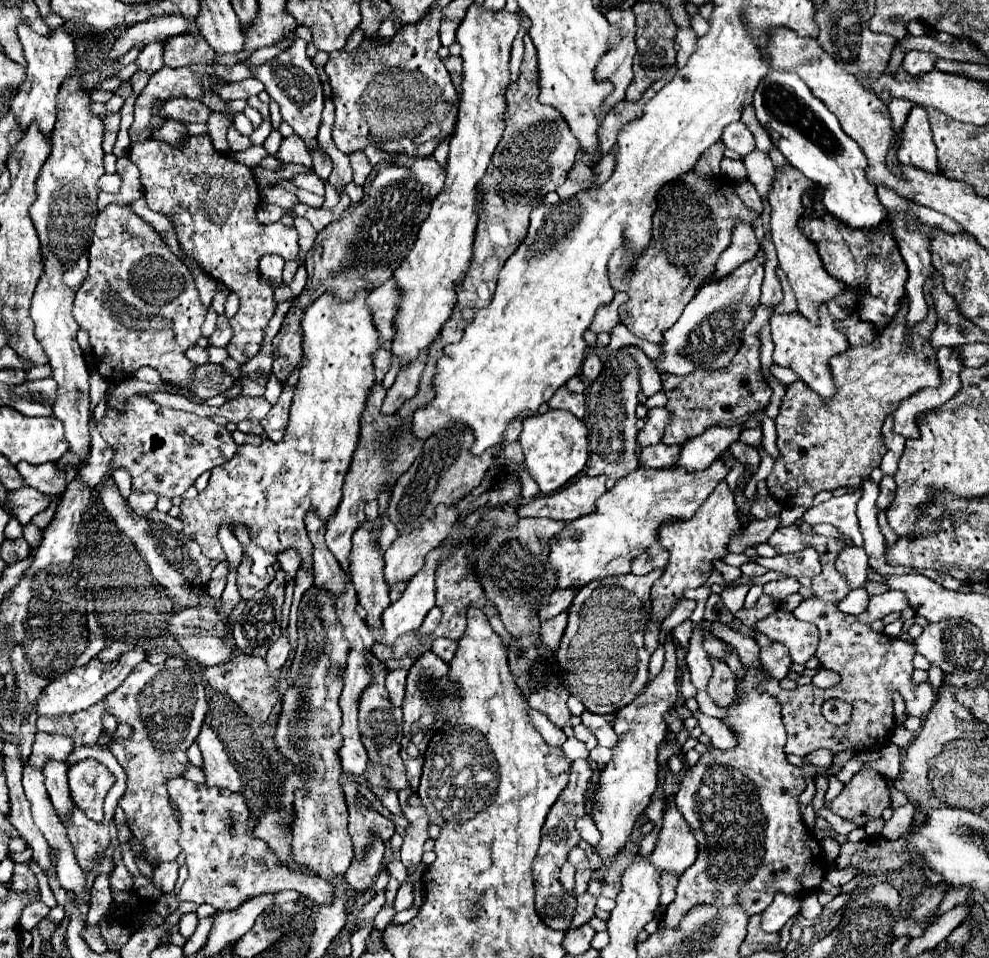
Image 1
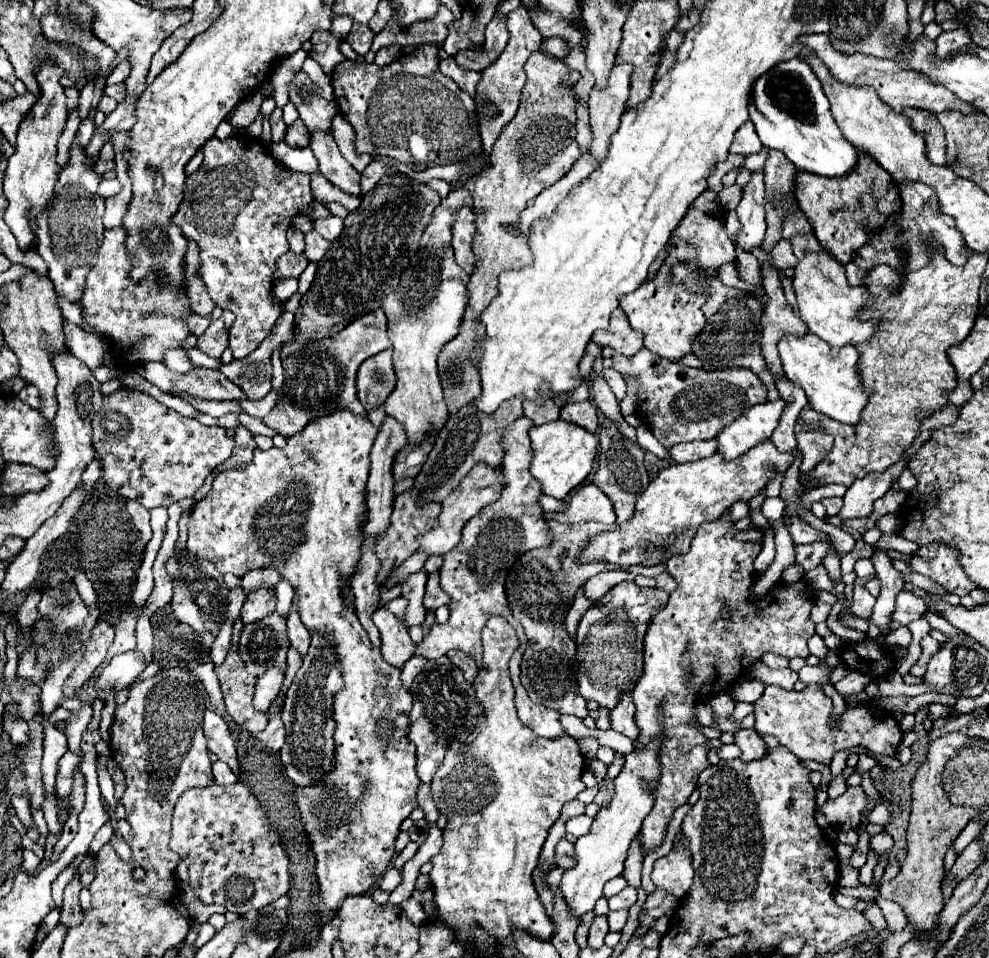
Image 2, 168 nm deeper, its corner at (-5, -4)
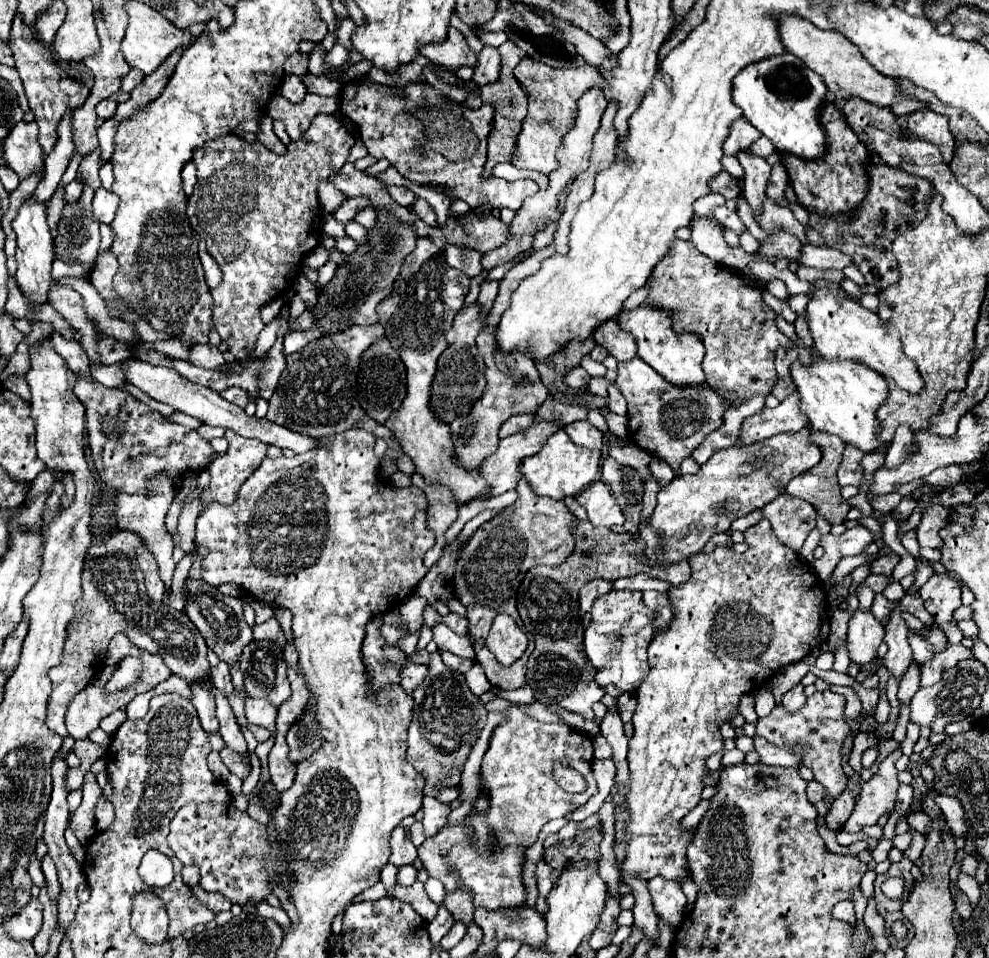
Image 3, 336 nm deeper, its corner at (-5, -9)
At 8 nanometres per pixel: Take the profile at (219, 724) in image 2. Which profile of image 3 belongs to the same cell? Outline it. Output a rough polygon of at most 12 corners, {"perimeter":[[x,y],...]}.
{"perimeter":[[192,686],[192,704],[206,732],[218,732],[214,694]]}

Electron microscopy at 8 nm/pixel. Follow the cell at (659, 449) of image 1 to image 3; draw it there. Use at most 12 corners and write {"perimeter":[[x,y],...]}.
{"perimeter":[[674,240],[648,308],[702,338],[728,406],[692,452],[704,464],[764,408],[792,342],[760,286]]}

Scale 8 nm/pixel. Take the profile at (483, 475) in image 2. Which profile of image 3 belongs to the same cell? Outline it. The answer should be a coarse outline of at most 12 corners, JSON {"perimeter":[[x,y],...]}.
{"perimeter":[[534,420],[500,440],[480,472],[496,480],[490,494],[514,490],[518,464],[534,456],[564,424]]}

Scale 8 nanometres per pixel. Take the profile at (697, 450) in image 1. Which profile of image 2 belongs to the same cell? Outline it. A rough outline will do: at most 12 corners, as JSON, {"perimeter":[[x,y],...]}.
{"perimeter":[[786,403],[746,409],[722,433],[716,451],[730,461],[770,439]]}

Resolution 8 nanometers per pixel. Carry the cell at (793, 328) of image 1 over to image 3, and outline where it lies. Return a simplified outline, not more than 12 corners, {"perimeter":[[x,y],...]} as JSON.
{"perimeter":[[850,360],[792,366],[812,430],[868,454],[888,384]]}

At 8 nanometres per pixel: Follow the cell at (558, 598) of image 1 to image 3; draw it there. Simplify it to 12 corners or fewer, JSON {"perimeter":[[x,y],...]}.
{"perimeter":[[648,574],[616,580],[616,590],[658,590],[670,584]]}

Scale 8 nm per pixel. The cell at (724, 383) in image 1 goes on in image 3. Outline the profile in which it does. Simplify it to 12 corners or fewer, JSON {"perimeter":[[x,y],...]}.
{"perimeter":[[638,356],[618,364],[630,442],[676,476],[726,404],[670,386]]}

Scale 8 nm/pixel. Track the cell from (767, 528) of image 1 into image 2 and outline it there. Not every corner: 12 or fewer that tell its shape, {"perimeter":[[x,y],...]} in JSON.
{"perimeter":[[794,515],[786,517],[794,543],[812,543],[824,537]]}

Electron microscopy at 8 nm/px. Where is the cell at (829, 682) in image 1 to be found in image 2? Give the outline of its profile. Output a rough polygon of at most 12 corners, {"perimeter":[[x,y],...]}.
{"perimeter":[[860,671],[848,673],[834,687],[840,697],[858,695],[872,681]]}

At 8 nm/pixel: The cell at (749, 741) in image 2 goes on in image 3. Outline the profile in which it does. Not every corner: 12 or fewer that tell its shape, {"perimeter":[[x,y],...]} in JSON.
{"perimeter":[[754,736],[762,764],[798,766],[790,746],[774,746]]}

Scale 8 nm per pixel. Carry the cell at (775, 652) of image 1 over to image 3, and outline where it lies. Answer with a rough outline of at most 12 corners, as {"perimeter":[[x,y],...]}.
{"perimeter":[[802,684],[782,696],[782,706],[798,712],[806,704]]}

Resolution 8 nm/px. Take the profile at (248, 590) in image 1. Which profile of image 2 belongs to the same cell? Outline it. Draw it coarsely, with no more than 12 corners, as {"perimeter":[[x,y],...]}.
{"perimeter":[[258,587],[242,605],[242,621],[254,623],[274,611],[274,589]]}

